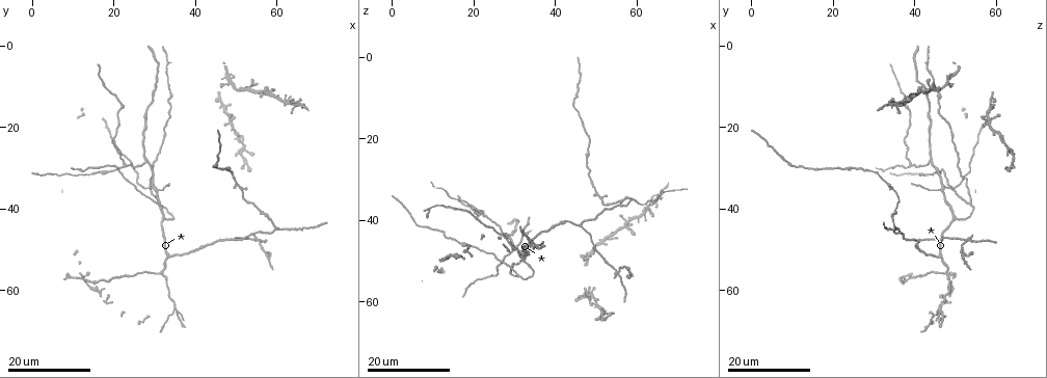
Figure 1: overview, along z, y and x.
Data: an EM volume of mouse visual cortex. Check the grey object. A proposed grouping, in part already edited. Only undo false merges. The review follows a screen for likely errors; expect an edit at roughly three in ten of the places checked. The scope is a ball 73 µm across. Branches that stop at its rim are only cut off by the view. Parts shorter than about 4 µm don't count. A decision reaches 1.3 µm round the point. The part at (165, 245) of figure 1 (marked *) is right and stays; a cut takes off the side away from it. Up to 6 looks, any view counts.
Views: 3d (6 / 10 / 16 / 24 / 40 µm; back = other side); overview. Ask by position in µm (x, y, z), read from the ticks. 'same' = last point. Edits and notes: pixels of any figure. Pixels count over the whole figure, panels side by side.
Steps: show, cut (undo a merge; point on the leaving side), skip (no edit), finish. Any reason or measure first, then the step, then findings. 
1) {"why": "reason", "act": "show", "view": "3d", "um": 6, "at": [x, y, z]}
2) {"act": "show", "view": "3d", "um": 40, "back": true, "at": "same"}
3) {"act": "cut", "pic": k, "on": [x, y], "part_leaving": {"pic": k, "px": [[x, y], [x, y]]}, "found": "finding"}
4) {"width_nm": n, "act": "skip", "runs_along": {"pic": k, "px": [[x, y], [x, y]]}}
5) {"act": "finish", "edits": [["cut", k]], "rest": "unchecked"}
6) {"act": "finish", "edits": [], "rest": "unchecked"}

{"why": "four-way junction", "act": "show", "view": "3d", "um": 24, "at": [35.0, 64.5, 46.5]}

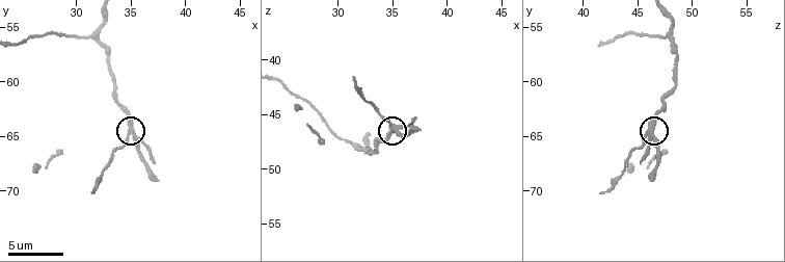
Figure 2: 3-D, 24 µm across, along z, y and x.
{"act": "show", "view": "3d", "um": 6, "at": [35.4, 65.0, 46.0]}

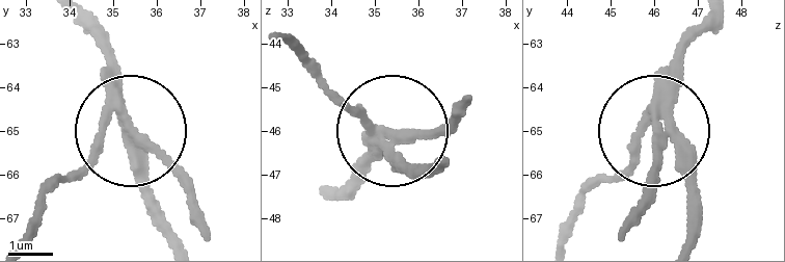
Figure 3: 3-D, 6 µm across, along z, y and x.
{"act": "cut", "pic": 3, "on": [158, 146], "part_leaving": {"pic": 3, "px": [[110, 96], [103, 137], [47, 193], [29, 238]]}, "found": "two cells meet here"}

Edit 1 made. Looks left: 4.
{"why": "see it whole again", "act": "show", "view": "overview"}

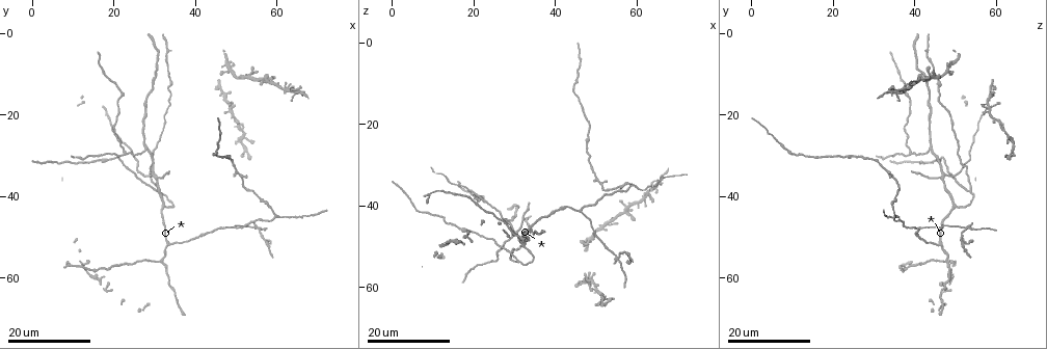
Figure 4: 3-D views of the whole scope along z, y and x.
{"why": "thin arm on a thick one", "act": "show", "view": "3d", "um": 24, "at": [30.0, 34.5, 47.0]}

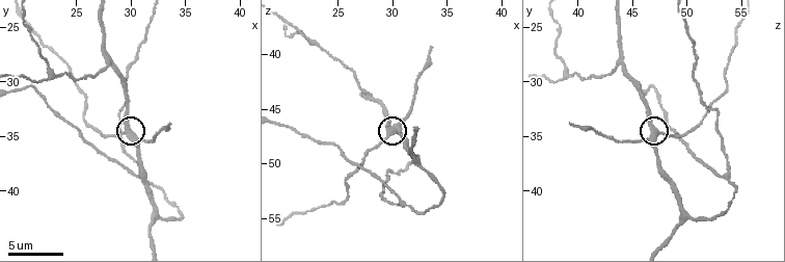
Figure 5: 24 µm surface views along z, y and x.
{"act": "show", "view": "3d", "um": 6, "at": [29.6, 34.6, 47.4]}

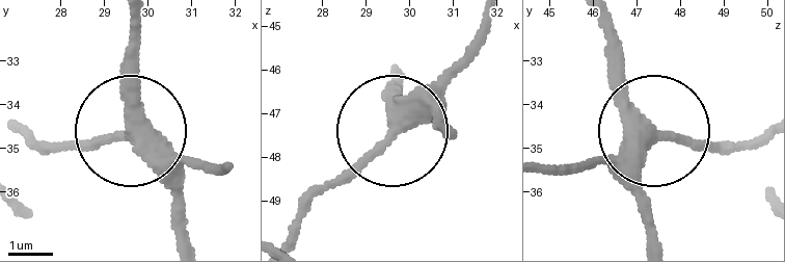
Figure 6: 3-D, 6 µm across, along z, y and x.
{"why": "other side", "act": "show", "view": "3d", "um": 6, "back": true, "at": [29.65, 34.60, 47.40]}

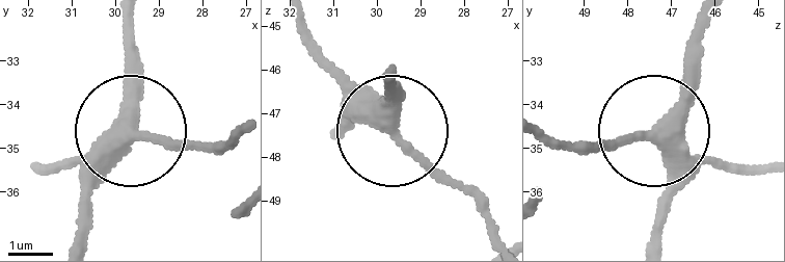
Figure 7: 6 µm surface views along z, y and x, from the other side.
{"width_nm": 320, "act": "skip", "runs_along": {"pic": 7, "px": [[78, 235], [97, 179], [134, 138], [219, 146]]}, "found": "one cell here"}

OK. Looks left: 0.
{"act": "finish", "edits": [["cut", 3]], "rest": "unchecked"}

